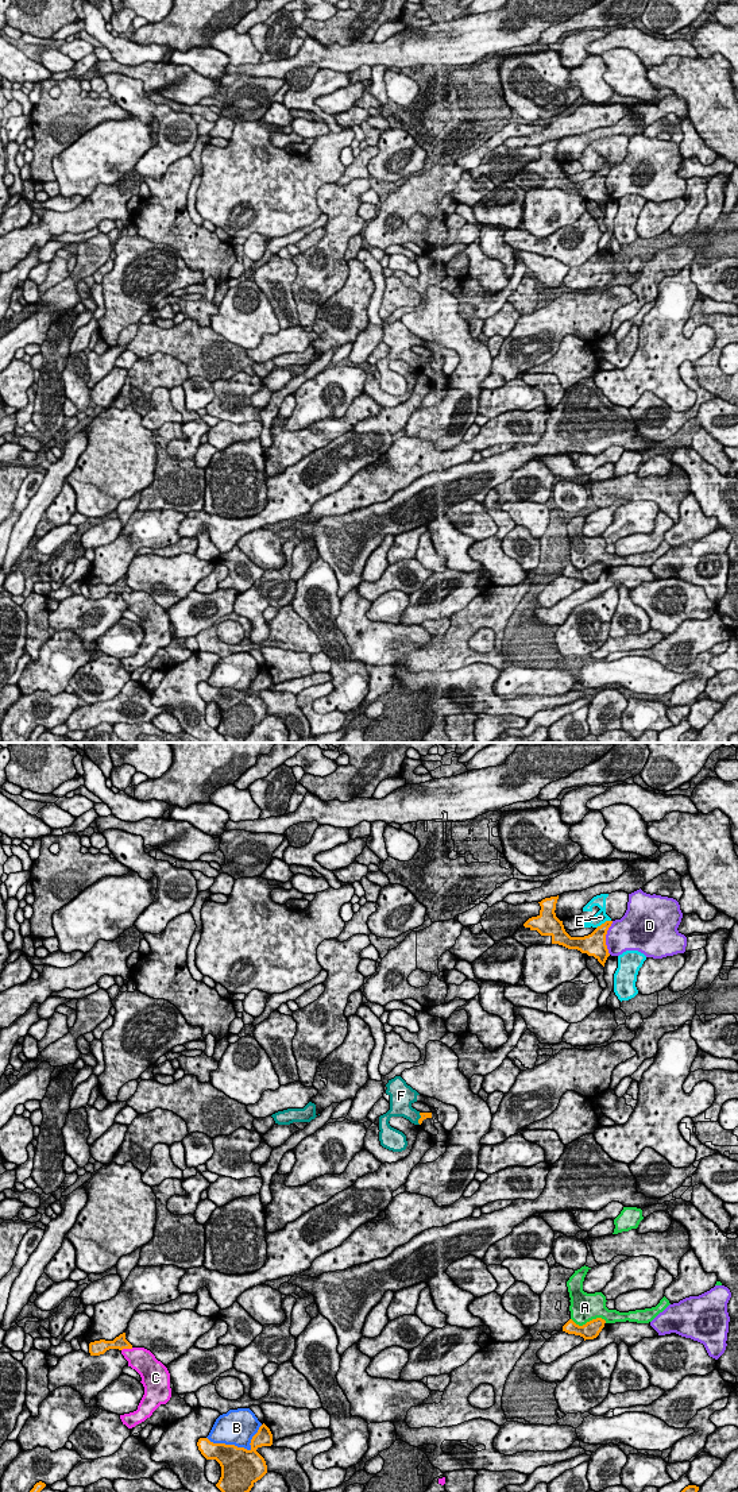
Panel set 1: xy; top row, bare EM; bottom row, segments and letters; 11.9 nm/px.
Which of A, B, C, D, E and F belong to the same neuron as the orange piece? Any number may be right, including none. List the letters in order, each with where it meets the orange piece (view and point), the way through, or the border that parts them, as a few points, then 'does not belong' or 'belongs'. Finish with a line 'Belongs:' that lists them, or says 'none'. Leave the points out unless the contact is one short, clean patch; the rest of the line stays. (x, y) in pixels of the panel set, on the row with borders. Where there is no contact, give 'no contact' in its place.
A: xy (588, 1322) | does not belong
B: xy (239, 1448) | does not belong
C: xy (127, 1348) | does not belong
D: xy (605, 937) | does not belong
E: xy (605, 922) | does not belong
F: xy (420, 1118) | belongs
Belongs: F

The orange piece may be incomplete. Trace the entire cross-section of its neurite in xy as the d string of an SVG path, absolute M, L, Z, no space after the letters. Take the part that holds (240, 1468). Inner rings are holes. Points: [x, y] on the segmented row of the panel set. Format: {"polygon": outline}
{"polygon": "M263 1423L251 1439L251 1449L237 1447L235 1445L213 1443L208 1438L200 1438L198 1450L206 1460L216 1460L221 1466L221 1477L216 1487L221 1492L250 1492L254 1484L267 1473L264 1458L256 1451L258 1447L271 1446L273 1434Z"}

